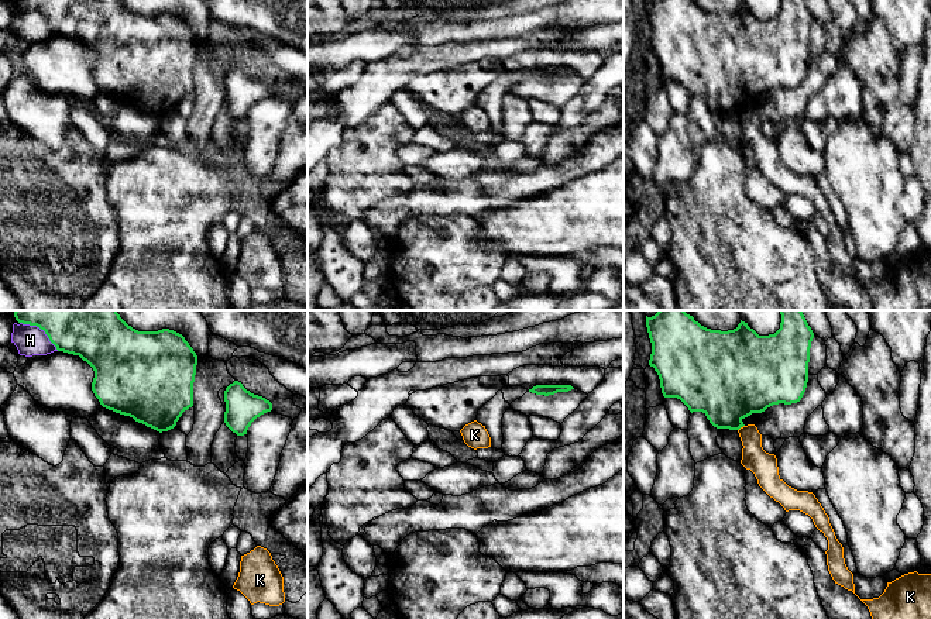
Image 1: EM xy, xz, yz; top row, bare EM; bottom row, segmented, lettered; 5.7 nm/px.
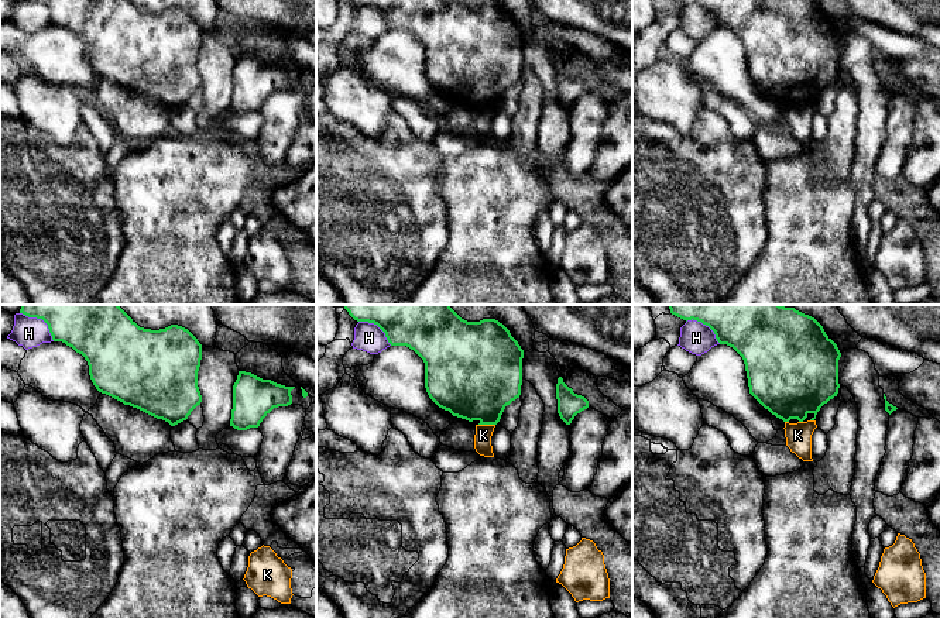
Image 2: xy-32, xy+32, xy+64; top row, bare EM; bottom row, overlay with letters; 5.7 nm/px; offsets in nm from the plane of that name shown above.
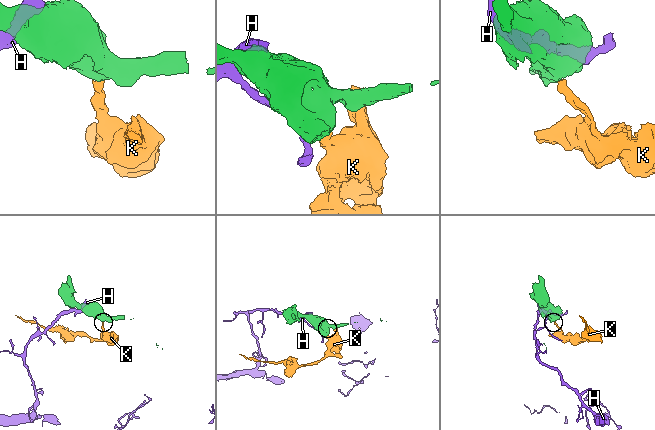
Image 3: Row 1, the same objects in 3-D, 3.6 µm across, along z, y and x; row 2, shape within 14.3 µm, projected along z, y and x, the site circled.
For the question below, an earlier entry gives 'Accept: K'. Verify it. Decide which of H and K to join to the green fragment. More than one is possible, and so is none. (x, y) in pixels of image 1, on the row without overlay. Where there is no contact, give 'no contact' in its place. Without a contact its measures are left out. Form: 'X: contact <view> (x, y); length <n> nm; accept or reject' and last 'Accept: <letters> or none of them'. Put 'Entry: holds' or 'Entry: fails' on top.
Entry: fails
H: contact xy (41, 13); length 280 nm; reject
K: contact yz (741, 110); length 50 nm; reject
Accept: none of them

